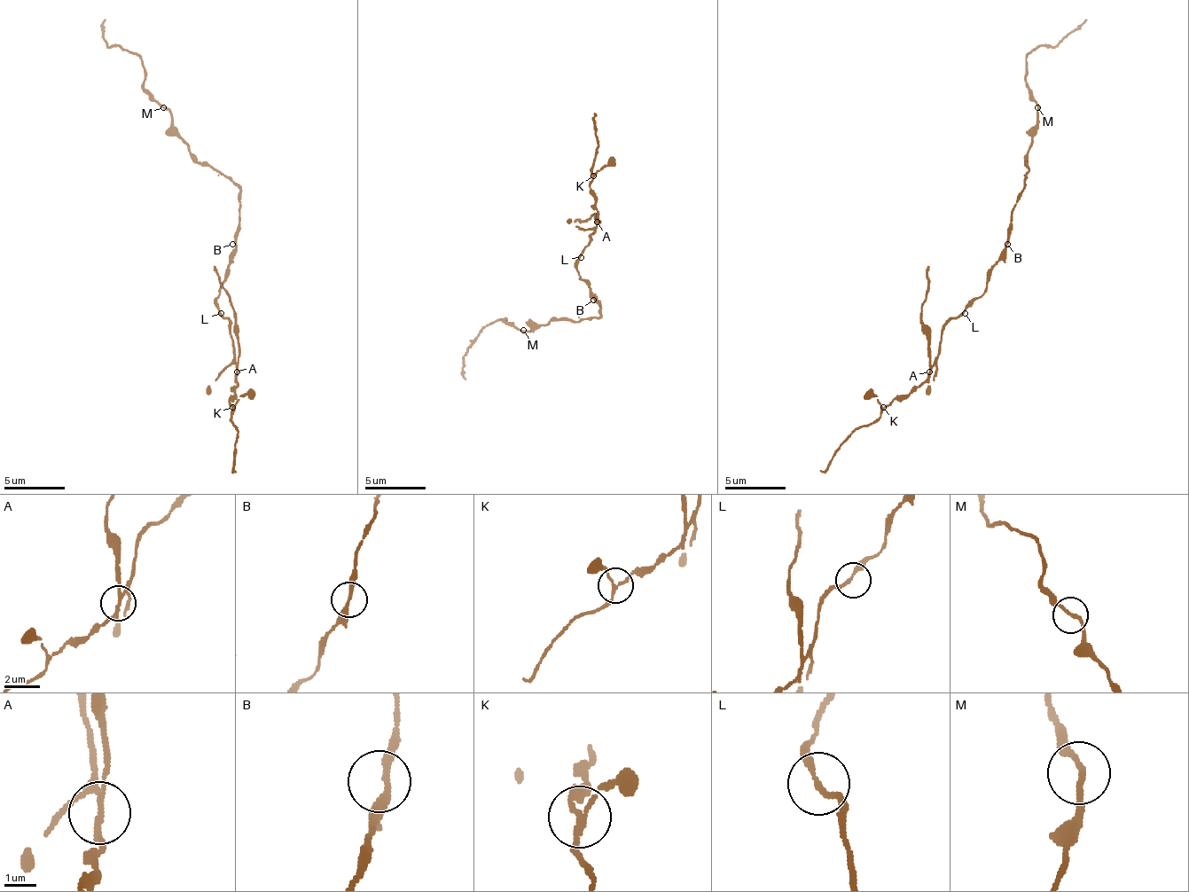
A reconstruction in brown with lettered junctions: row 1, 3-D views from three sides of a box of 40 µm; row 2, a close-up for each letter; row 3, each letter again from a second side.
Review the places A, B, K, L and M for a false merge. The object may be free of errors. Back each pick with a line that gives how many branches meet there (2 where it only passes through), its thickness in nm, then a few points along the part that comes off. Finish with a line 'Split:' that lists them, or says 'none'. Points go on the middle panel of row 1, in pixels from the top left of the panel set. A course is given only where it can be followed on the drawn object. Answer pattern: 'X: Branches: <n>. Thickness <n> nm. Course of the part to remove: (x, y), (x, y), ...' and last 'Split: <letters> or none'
A: Branches: 4. Thickness 150 nm. Course of the part to remove: (596, 221), (599, 221), (596, 215), (574, 221)
Split: A

